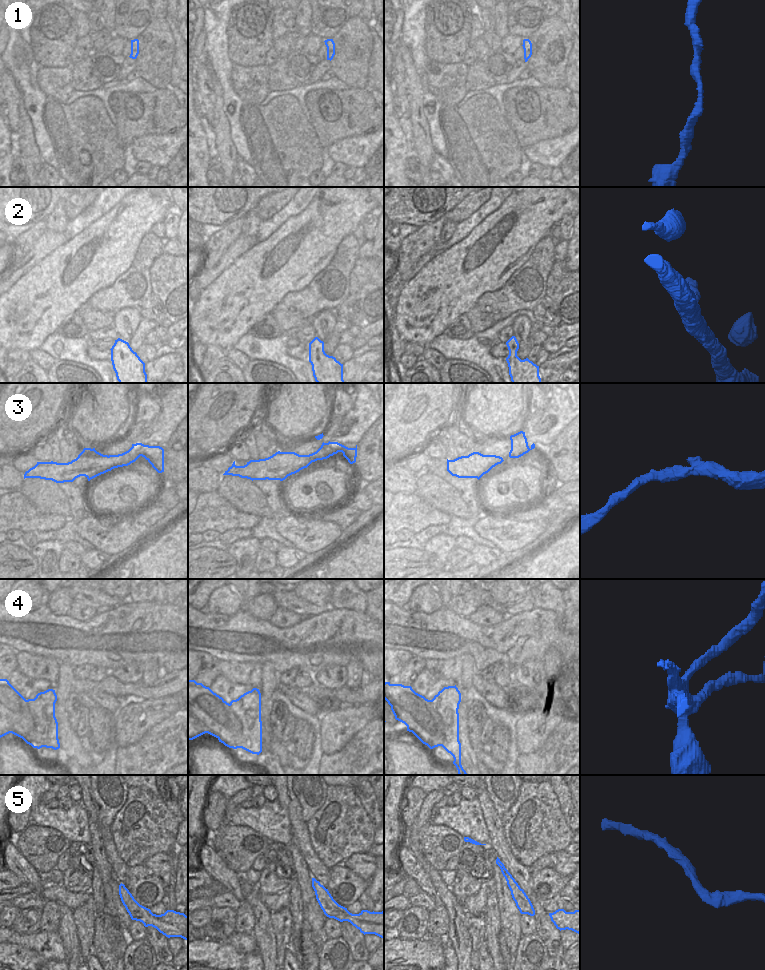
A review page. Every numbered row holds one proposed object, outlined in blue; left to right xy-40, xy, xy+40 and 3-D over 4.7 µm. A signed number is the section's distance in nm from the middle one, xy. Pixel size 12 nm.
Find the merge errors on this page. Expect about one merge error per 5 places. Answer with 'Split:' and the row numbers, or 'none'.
Split: 4

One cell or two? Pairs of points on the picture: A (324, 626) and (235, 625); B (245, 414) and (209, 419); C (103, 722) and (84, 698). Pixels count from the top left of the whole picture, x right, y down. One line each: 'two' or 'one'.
A: one
B: one
C: two

